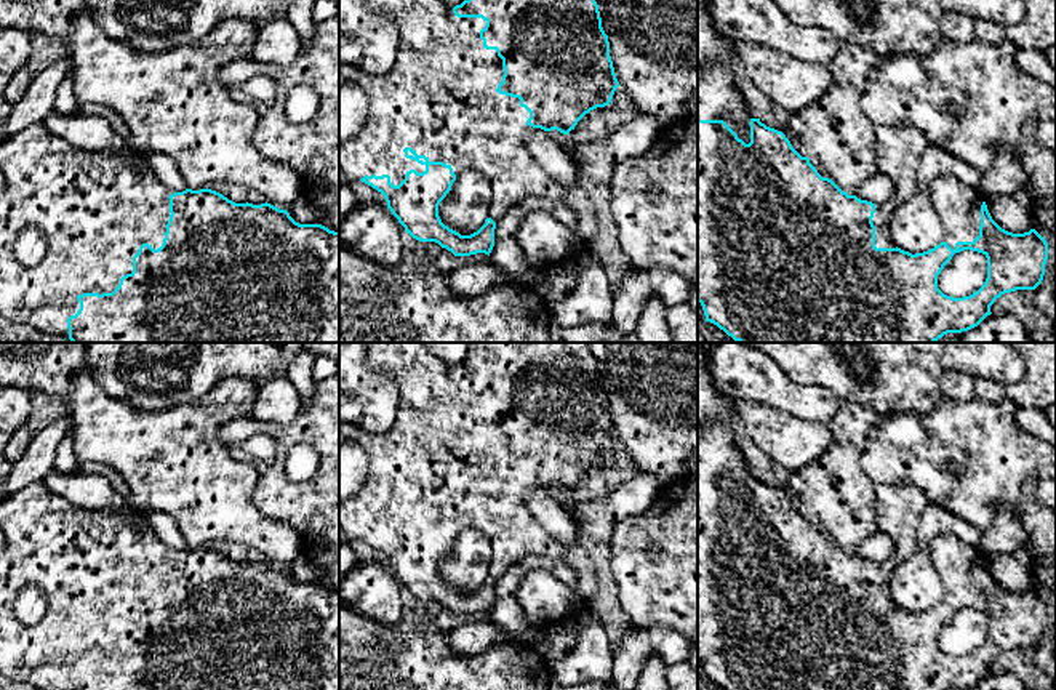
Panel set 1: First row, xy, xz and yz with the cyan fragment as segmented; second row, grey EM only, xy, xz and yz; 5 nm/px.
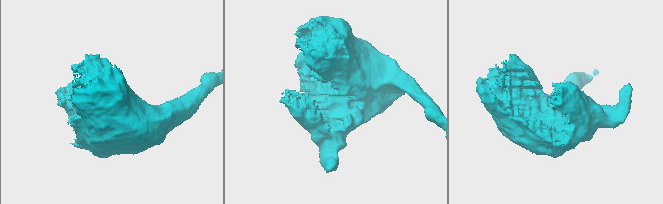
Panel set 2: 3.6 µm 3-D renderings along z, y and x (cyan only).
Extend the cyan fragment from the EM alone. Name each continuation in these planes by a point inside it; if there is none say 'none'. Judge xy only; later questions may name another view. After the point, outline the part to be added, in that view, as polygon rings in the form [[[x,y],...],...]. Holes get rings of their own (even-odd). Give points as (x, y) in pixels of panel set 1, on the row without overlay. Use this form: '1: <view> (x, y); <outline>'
1: xy (96, 569); [[[38,480],[0,501],[0,530],[5,536],[0,552],[0,676],[5,679],[40,690],[69,690],[67,677],[80,668],[78,653],[112,652],[120,637],[133,631],[133,615],[142,602],[154,608],[163,602],[171,573],[168,556],[176,549],[133,515],[75,507]],[[27,584],[40,586],[48,602],[46,613],[37,624],[21,623],[13,608],[16,596]]]

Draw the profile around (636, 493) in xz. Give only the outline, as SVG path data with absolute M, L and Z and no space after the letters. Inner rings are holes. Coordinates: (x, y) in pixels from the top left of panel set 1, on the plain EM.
M638 471L603 498L586 498L584 495L570 496L557 488L549 490L554 501L562 504L594 540L610 543L616 524L626 517L646 511L661 490L659 480Z

